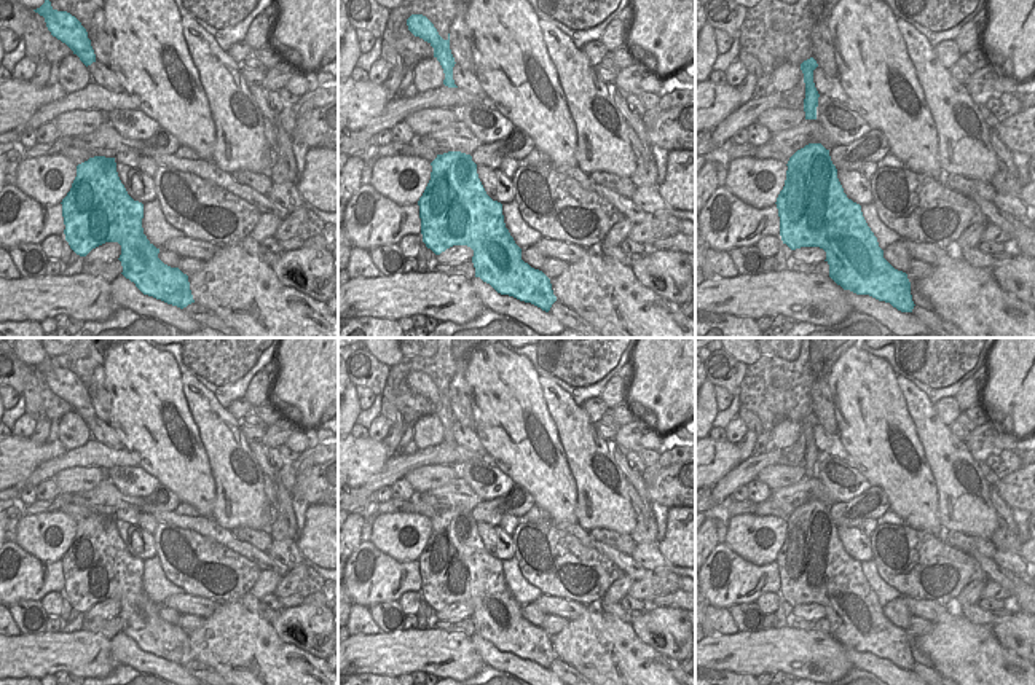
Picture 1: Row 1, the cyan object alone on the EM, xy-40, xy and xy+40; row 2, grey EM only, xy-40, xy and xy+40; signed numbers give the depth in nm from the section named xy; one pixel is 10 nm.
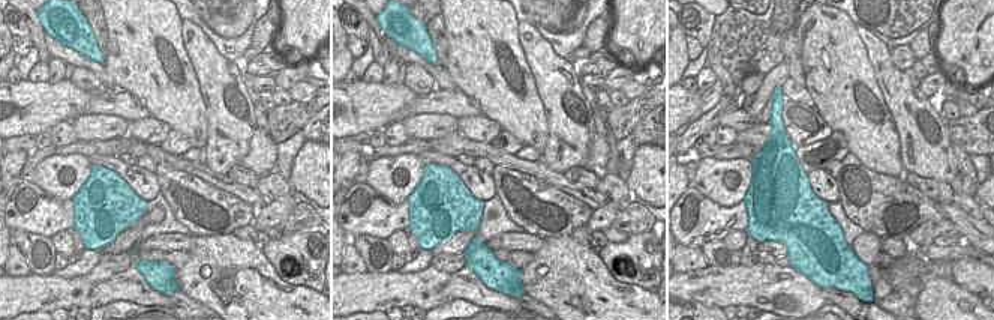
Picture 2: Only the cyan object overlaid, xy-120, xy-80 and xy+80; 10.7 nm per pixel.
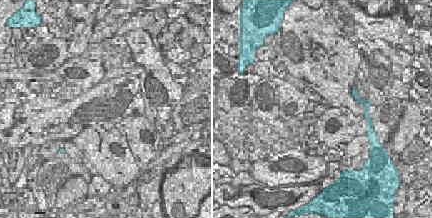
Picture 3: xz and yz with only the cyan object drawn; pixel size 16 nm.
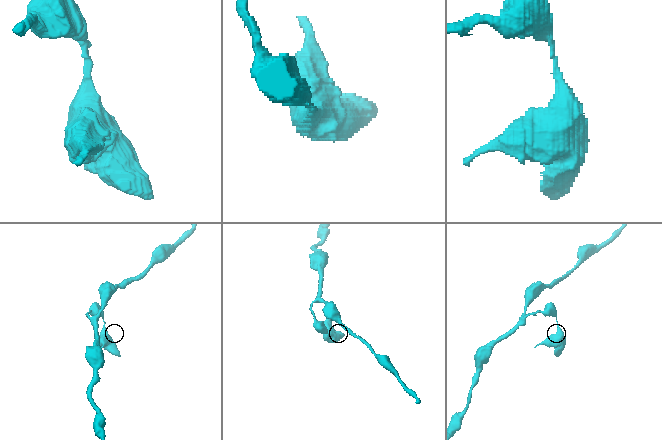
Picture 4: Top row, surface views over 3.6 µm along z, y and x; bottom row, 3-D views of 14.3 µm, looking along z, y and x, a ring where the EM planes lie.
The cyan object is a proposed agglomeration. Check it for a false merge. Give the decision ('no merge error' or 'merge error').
no merge error

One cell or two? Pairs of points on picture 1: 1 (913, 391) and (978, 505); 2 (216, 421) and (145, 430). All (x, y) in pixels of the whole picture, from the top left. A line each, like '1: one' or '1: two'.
1: one
2: two

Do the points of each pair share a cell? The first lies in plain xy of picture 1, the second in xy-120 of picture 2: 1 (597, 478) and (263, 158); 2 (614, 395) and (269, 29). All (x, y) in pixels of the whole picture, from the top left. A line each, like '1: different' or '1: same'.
1: different
2: same

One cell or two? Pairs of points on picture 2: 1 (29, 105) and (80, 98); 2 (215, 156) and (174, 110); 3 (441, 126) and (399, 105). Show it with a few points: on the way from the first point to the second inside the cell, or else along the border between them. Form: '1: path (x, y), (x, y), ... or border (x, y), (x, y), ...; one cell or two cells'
1: path (41, 105), (68, 101); one cell
2: border (206, 104), (207, 143); two cells
3: border (410, 114), (402, 122); two cells

